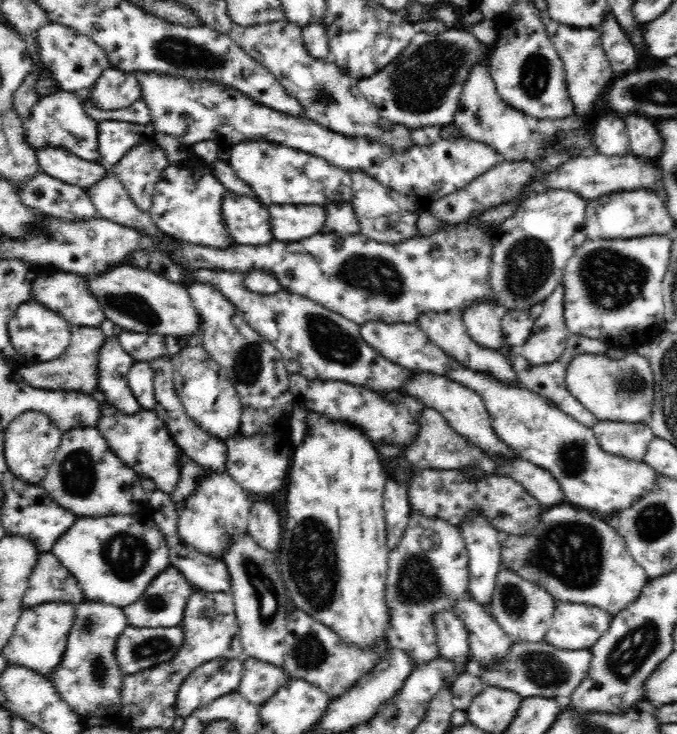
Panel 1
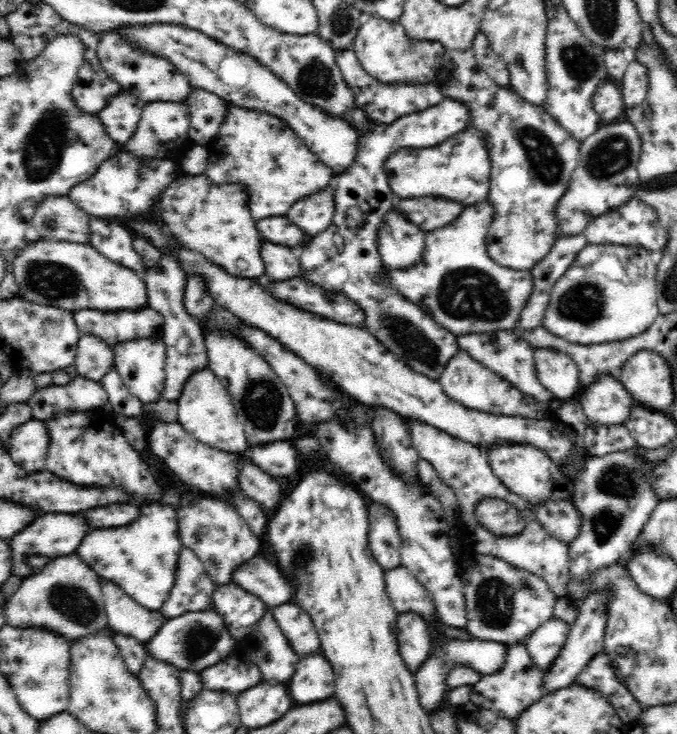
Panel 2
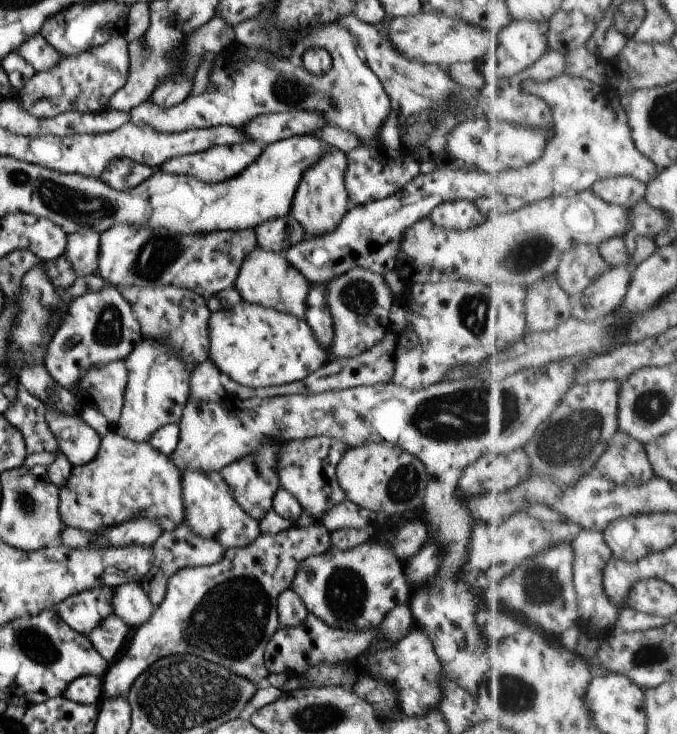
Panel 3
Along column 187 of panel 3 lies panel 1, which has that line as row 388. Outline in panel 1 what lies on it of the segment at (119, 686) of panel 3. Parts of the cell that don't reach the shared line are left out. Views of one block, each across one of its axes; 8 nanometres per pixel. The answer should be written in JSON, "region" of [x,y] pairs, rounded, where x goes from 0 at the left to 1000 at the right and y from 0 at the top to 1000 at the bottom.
{"region":[[[926,480],[923,488],[919,489],[901,489],[897,484],[886,482],[857,482],[848,486],[839,497],[835,522],[845,538],[877,563],[885,574],[956,576],[962,569],[968,544],[966,514],[960,501],[957,489],[945,485],[942,480]]]}

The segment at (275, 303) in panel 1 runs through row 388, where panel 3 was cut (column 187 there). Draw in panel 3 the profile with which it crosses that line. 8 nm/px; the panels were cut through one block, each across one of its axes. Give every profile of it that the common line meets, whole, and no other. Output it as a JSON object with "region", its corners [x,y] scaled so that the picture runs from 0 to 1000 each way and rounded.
{"region":[[[211,462],[183,490],[188,501],[188,525],[179,565],[168,579],[170,587],[189,599],[220,602],[235,583],[251,576],[264,578],[272,554],[279,546],[278,505],[270,489],[238,465]]]}

